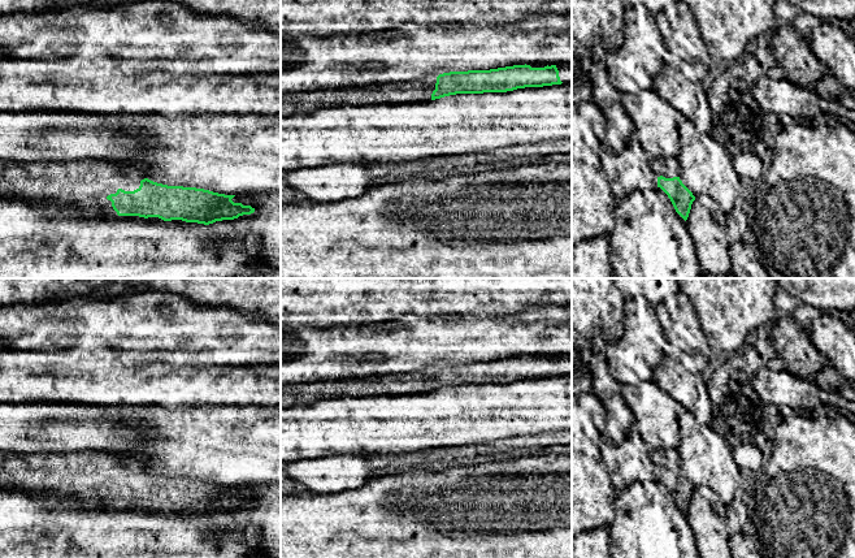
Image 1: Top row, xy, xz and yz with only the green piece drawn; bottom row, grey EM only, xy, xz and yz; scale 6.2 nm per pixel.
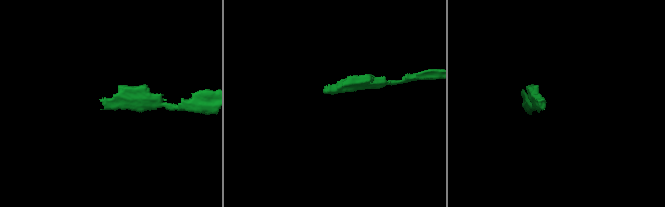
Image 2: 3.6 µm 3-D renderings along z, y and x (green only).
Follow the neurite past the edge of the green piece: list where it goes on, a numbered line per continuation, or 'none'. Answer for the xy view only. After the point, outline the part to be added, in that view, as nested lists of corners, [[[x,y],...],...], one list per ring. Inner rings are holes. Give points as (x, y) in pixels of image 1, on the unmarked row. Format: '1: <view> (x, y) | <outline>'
1: xy (82, 478) | [[[0,451],[0,488],[21,490],[30,494],[43,494],[51,499],[49,507],[56,507],[58,499],[66,498],[74,507],[118,509],[108,486],[118,480],[134,483],[140,472],[147,470],[146,462],[136,455],[118,455],[108,451],[77,451],[69,454],[19,454]]]

